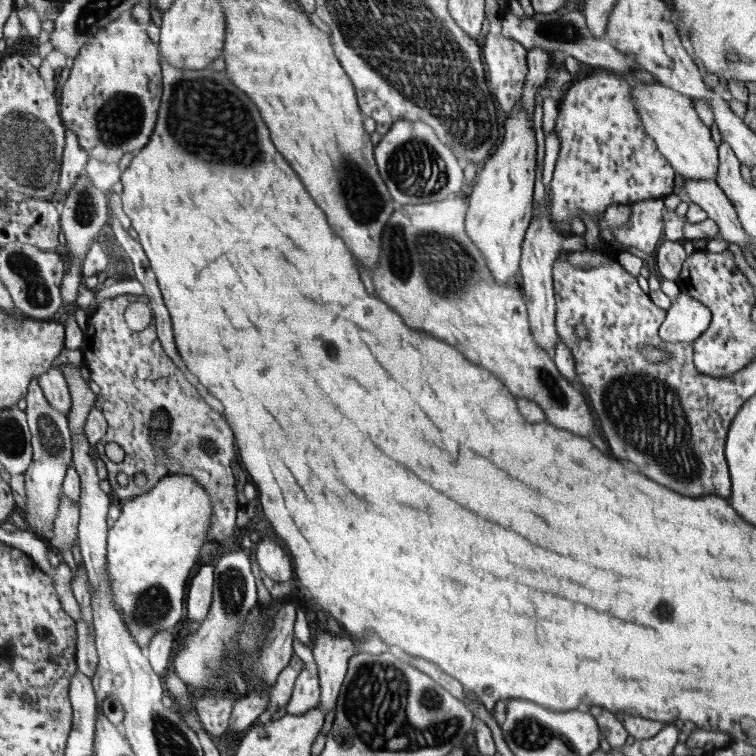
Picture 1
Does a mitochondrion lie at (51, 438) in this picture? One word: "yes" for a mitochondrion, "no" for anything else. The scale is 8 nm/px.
yes

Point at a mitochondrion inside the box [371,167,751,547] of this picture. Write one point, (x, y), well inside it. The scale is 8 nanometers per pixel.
(659, 423)

